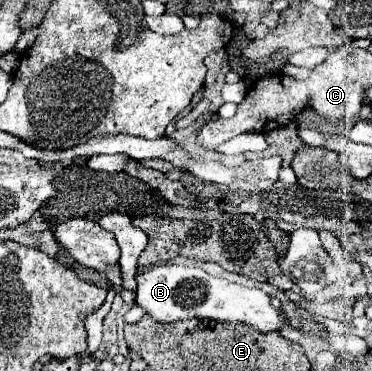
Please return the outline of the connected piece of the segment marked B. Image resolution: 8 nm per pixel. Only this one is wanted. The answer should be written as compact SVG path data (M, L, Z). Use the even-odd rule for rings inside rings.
M155 265L137 275L139 291L137 305L149 315L155 317L157 323L173 323L179 319L211 319L217 323L231 325L249 325L261 333L281 331L291 325L291 321L271 305L271 299L265 291L231 283L227 279L209 275L201 267L185 267L185 265Z

